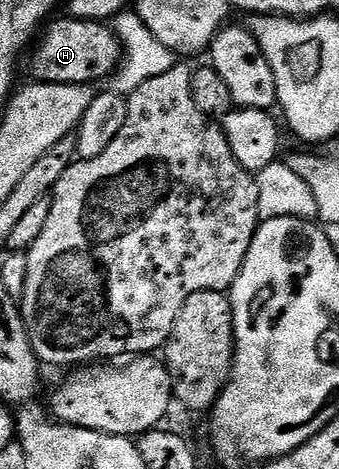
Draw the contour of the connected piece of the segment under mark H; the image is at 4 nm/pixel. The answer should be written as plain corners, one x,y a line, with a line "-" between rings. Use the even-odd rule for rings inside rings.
54,18
28,52
28,78
39,83
66,83
72,87
97,85
100,79
108,80
120,67
123,58
116,31
105,21
96,23
90,19
64,18

